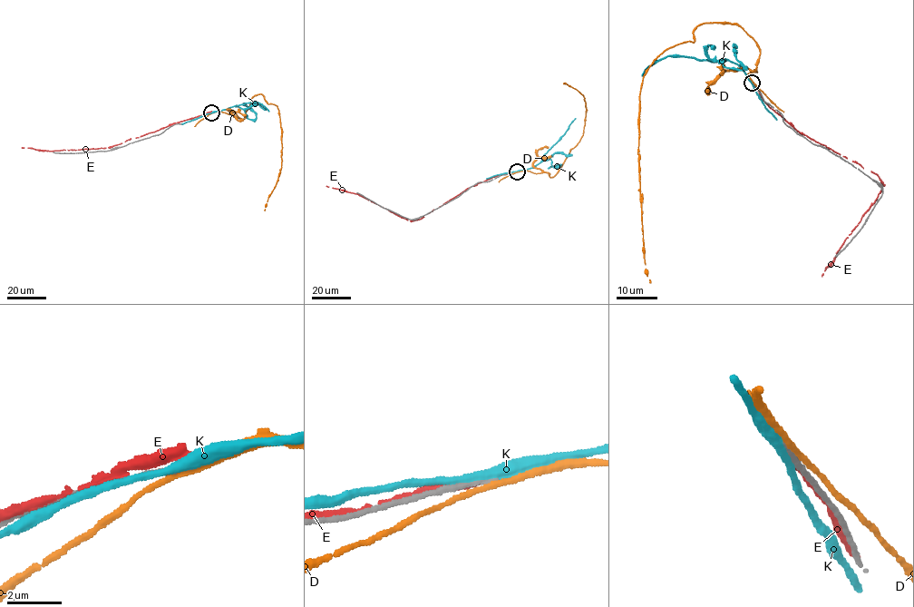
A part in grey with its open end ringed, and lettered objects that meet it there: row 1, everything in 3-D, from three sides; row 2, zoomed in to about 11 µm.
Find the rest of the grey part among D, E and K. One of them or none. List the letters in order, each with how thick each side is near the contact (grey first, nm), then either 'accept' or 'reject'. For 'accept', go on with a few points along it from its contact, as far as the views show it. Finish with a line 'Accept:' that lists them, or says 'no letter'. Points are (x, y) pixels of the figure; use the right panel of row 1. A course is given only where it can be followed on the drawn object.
D: 200 nm thick on the grey side, 200 nm on the other; reject
E: 160 nm thick on the grey side, 400 nm on the other; reject
K: 280 nm thick on the grey side, 280 nm on the other; reject
Accept: no letter

